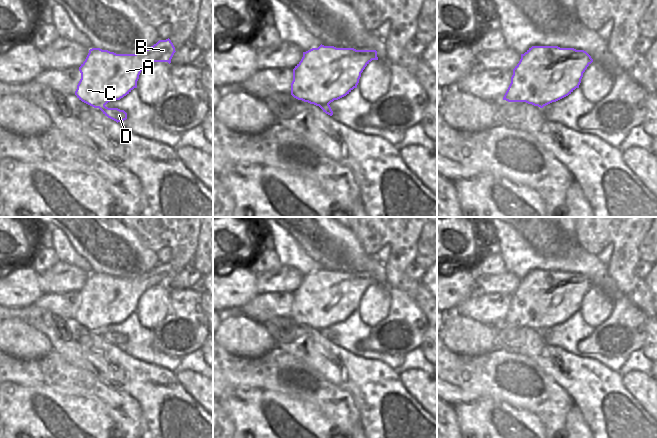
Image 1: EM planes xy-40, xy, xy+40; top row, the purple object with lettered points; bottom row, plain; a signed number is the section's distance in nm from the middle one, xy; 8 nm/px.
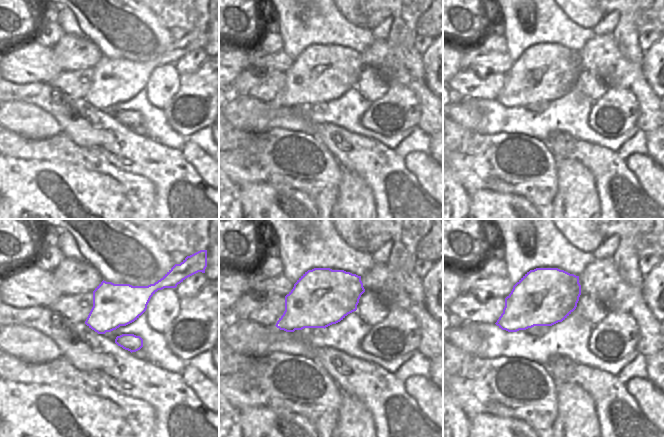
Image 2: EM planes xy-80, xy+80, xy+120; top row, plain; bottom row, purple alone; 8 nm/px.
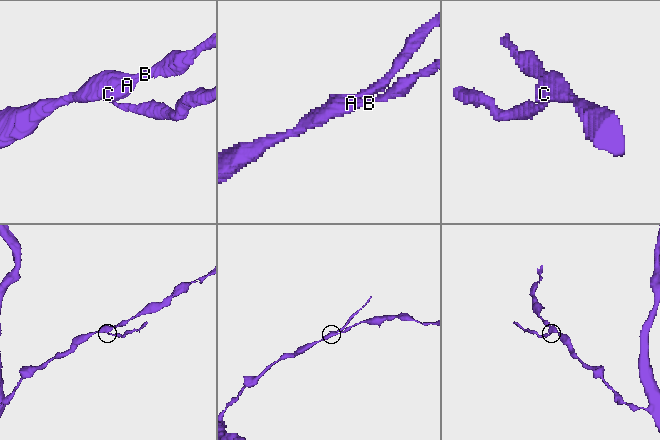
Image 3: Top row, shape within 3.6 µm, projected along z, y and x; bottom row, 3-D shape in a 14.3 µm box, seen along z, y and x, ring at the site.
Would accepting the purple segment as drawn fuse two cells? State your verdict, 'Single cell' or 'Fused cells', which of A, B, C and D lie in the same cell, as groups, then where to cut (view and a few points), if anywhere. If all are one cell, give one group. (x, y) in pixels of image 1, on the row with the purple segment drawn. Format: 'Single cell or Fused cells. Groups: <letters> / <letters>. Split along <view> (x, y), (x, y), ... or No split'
Fused cells. Groups: A B C / D. Split along xy (328, 104), (319, 106)

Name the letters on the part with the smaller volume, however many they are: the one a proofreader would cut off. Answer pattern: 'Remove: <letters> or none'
Remove: D

